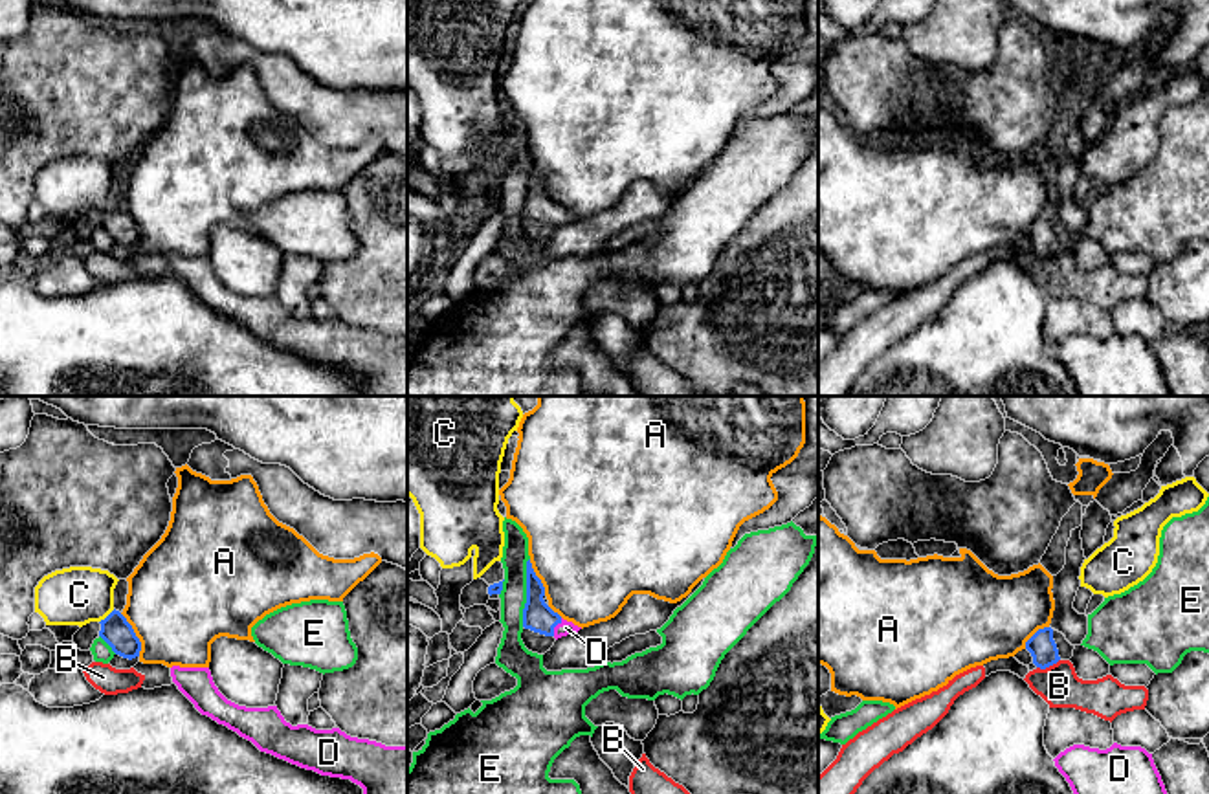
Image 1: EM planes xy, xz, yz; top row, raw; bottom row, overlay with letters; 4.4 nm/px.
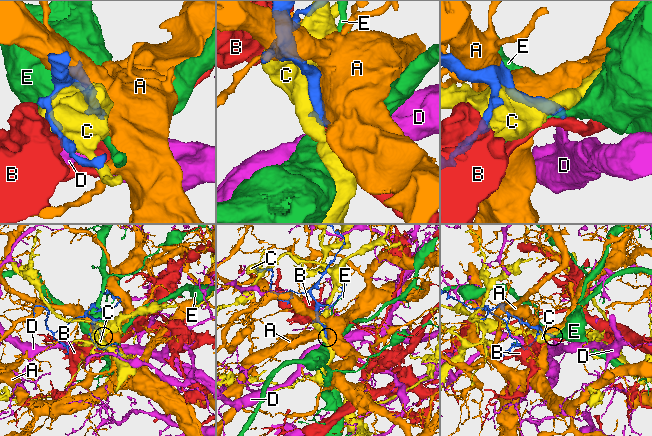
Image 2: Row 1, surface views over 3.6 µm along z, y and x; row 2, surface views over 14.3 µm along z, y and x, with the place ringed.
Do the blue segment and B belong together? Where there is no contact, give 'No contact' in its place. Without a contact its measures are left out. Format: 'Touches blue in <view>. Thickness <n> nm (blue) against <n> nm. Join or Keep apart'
Touches blue in yz. Thickness 120 nm (blue) against 180 nm. Keep apart

